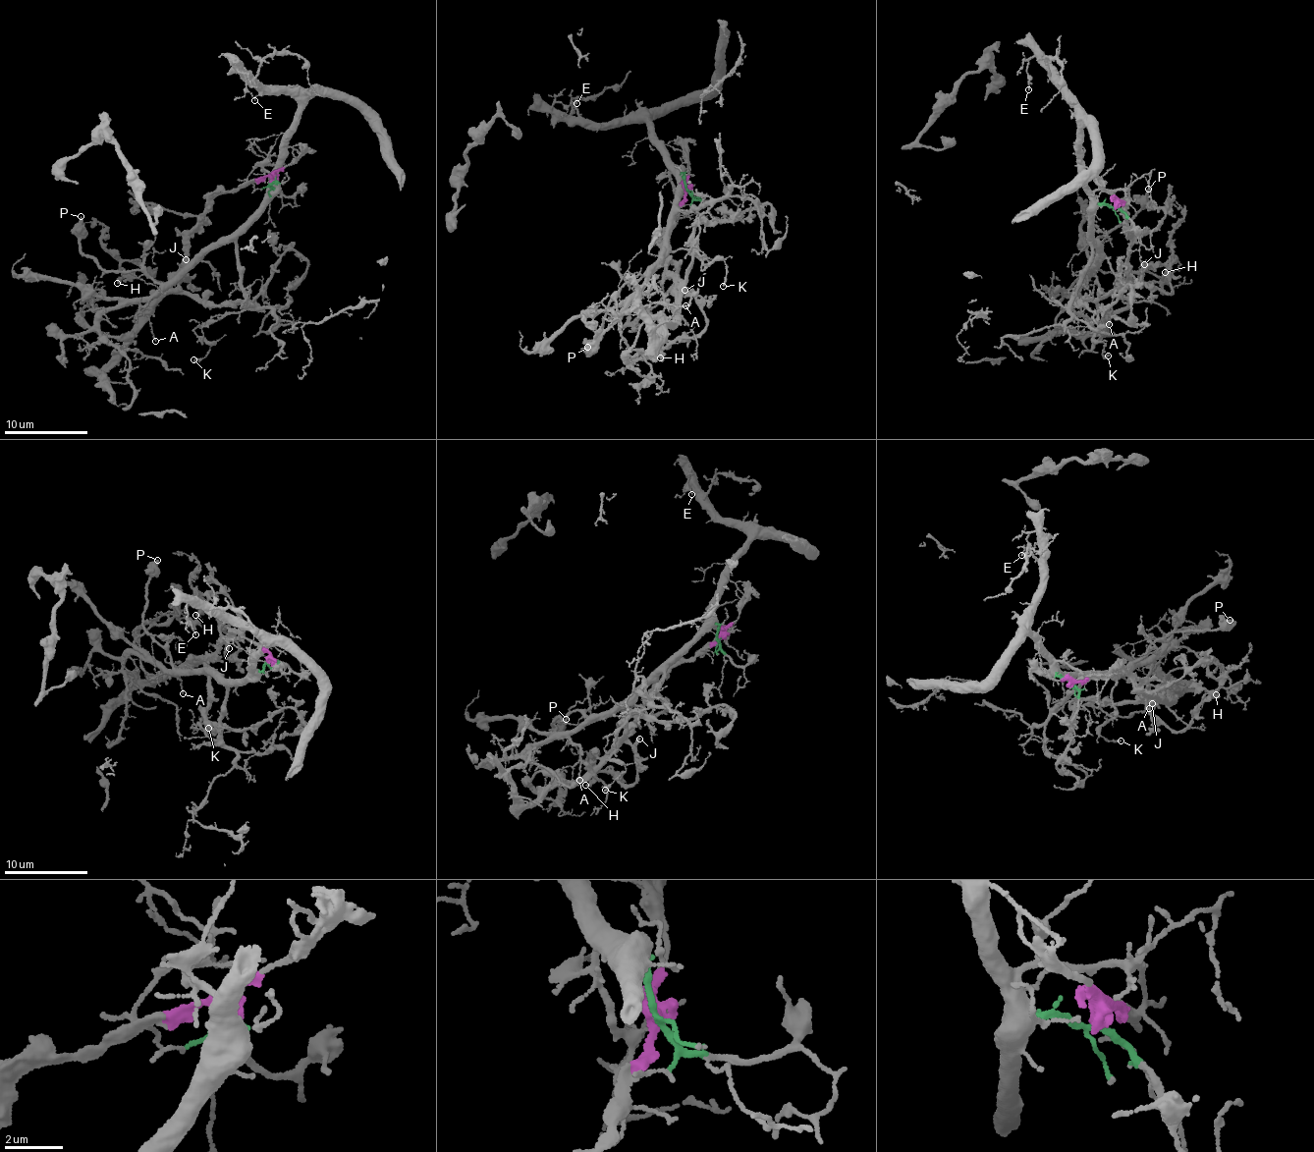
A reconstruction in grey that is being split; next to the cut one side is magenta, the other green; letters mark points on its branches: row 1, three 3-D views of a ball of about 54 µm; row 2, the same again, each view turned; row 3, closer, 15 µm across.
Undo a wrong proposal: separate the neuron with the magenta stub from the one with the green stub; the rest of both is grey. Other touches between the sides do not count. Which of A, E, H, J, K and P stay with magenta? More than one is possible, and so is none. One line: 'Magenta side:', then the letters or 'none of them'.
Magenta side: H, J

